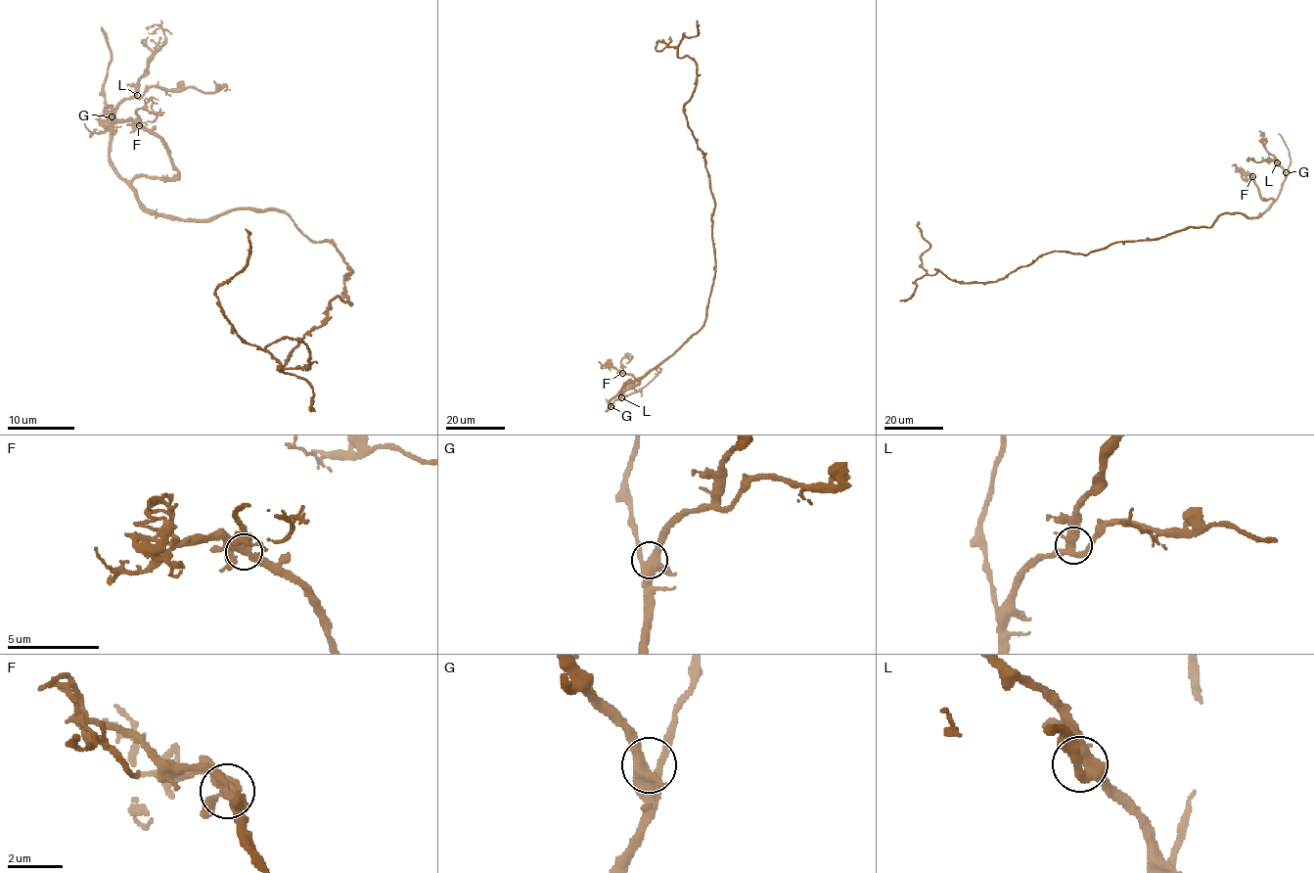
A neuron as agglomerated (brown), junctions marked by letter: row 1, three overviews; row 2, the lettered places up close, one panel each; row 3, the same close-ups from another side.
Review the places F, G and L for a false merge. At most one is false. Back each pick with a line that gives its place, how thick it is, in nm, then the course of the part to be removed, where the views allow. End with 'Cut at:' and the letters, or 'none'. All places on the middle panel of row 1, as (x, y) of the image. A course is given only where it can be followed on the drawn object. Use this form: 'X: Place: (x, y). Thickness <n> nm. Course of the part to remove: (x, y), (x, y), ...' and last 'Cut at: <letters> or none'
Cut at: none

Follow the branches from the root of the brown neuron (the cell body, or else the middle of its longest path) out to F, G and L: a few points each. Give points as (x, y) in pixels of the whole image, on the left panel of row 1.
F: (347, 275), (330, 241), (312, 241), (280, 210), (156, 216), (131, 182), (177, 172), (170, 150), (138, 125)
G: (347, 275), (330, 241), (312, 241), (280, 210), (231, 209), (209, 219), (156, 216), (110, 159), (112, 116)
L: (347, 275), (330, 241), (312, 241), (280, 210), (156, 216), (110, 159), (112, 114), (137, 95)

